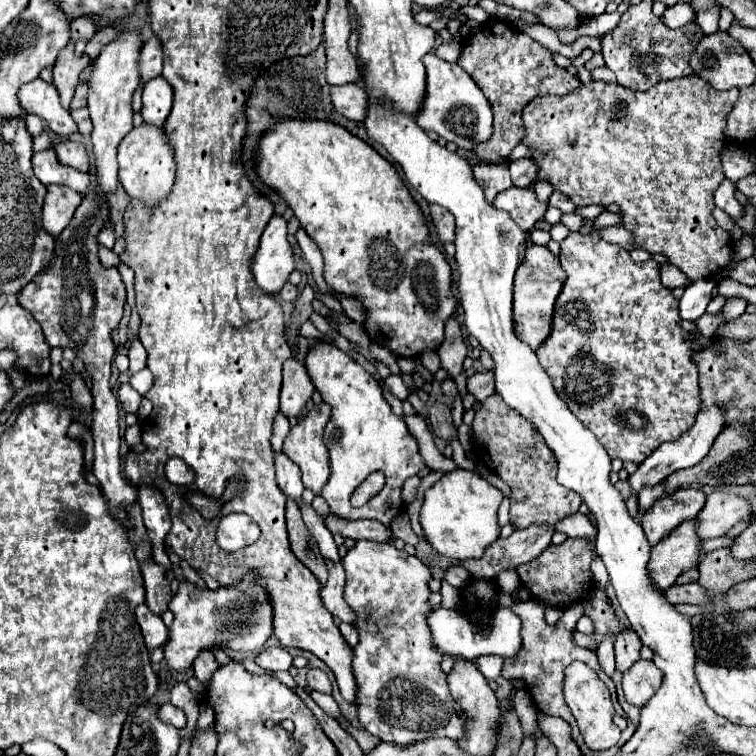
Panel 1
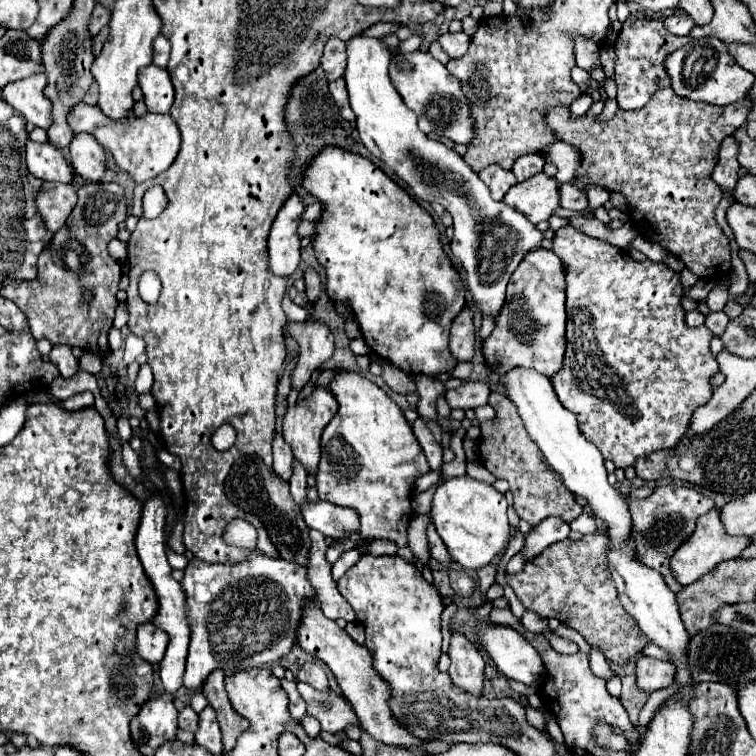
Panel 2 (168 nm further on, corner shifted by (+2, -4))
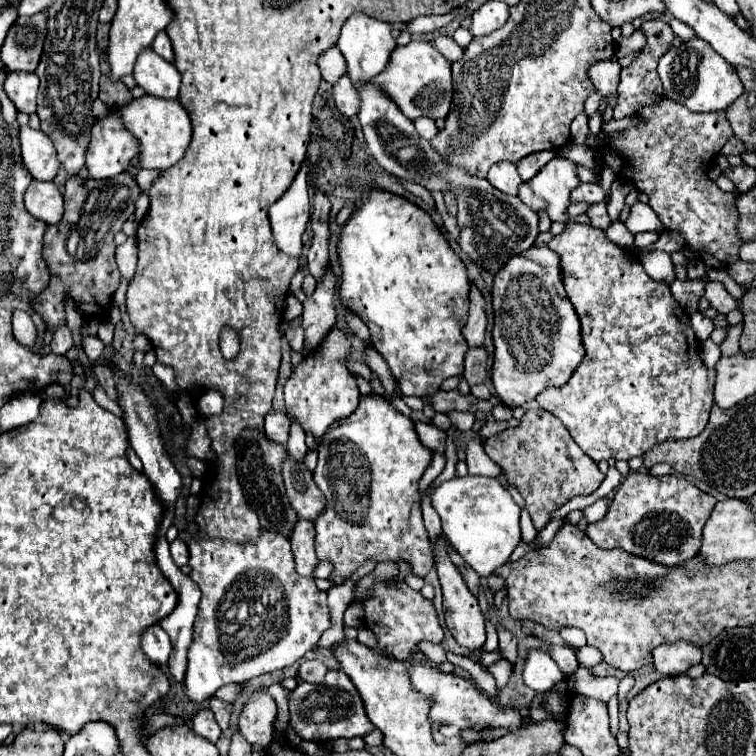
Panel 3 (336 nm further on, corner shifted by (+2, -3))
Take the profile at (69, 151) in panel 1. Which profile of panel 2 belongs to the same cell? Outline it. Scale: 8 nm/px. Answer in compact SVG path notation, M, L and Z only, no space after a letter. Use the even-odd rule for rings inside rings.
M86 132L74 136L70 144L70 158L76 174L88 182L100 182L106 172L106 152L104 146Z

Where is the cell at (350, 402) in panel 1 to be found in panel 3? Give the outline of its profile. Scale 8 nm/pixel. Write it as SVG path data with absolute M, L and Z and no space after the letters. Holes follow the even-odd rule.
M362 395L354 413L344 419L338 419L322 437L318 447L318 467L314 471L314 481L318 489L326 495L326 511L318 517L316 525L316 555L318 559L330 559L334 563L334 573L330 581L342 583L352 571L366 559L376 561L398 561L406 559L412 565L412 573L424 577L432 567L434 559L430 553L428 533L422 523L420 497L418 497L418 479L426 471L432 453L420 443L414 423L398 413L390 401L380 395Z

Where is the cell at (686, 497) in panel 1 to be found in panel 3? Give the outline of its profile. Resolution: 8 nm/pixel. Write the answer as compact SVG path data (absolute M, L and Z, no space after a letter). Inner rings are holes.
M630 473L618 487L606 517L588 525L586 535L602 549L622 547L638 557L666 567L682 567L698 553L702 527L716 499L706 495L686 479L672 475L652 477L648 473Z

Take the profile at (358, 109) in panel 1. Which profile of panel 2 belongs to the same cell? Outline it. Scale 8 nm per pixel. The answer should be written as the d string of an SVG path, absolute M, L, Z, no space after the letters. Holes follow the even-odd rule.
M338 78L338 80L330 82L330 94L332 94L332 98L334 98L336 106L340 108L342 118L346 118L346 120L350 120L350 122L352 122L352 120L354 120L354 112L350 110L348 90L346 90L346 82L344 82L344 78Z

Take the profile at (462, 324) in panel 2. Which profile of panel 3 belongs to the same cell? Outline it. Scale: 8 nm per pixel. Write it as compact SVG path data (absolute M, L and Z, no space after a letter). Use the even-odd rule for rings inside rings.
M472 285L470 289L470 309L466 325L462 327L462 337L468 343L468 347L480 347L486 333L486 313L484 313L484 297L480 291Z

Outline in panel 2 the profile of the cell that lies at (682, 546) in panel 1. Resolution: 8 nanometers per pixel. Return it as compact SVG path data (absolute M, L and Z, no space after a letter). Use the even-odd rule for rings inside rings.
M712 508L698 518L694 534L672 556L670 566L674 570L674 578L682 586L688 586L688 584L696 582L700 576L708 574L716 564L720 564L724 560L738 558L742 554L742 550L746 550L750 544L752 544L750 536L730 536L730 534L726 534L726 530L722 526L722 520L720 520L720 514L718 514L718 508Z

